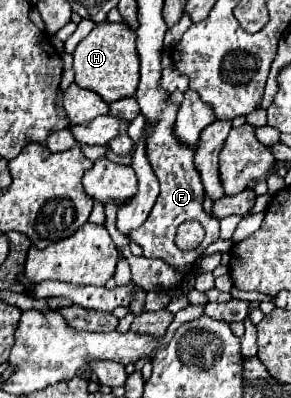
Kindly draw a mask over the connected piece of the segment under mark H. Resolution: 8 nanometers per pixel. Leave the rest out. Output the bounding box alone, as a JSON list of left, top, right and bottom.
[73,21,139,103]

